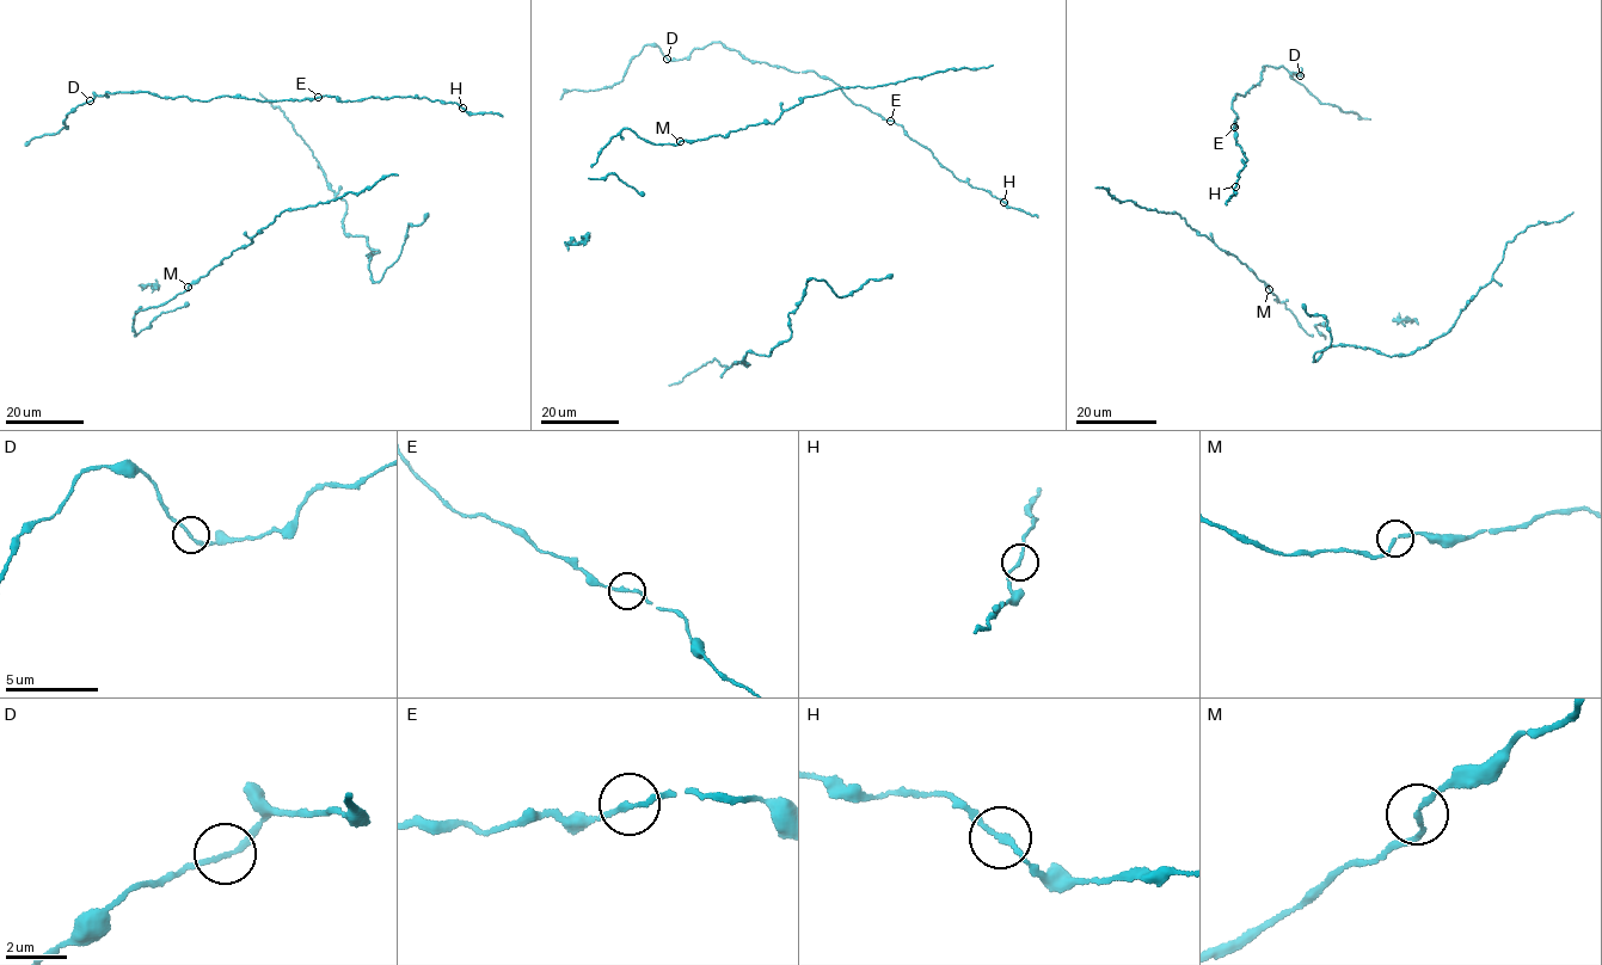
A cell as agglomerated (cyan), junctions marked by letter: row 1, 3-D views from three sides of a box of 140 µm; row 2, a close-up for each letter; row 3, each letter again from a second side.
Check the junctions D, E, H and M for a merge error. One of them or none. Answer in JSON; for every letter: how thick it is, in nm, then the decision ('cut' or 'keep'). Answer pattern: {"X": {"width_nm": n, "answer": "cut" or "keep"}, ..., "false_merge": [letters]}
{"D": {"width_nm": 160, "answer": "keep"}, "E": {"width_nm": 170, "answer": "keep"}, "H": {"width_nm": 160, "answer": "keep"}, "M": {"width_nm": 160, "answer": "keep"}, "false_merge": []}

